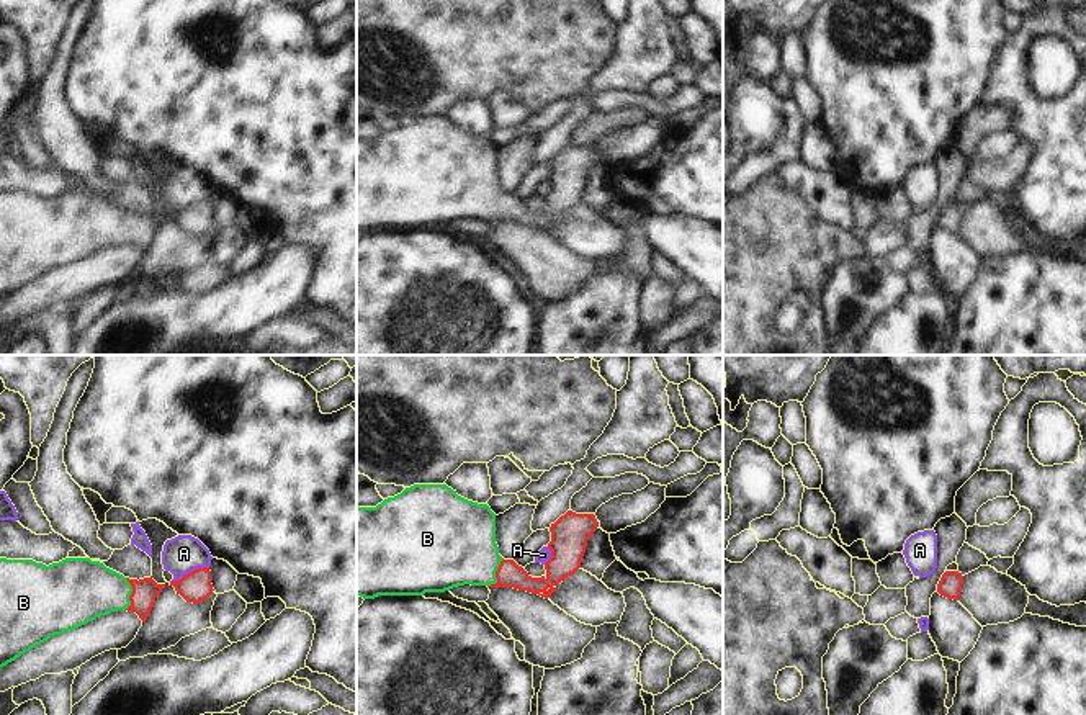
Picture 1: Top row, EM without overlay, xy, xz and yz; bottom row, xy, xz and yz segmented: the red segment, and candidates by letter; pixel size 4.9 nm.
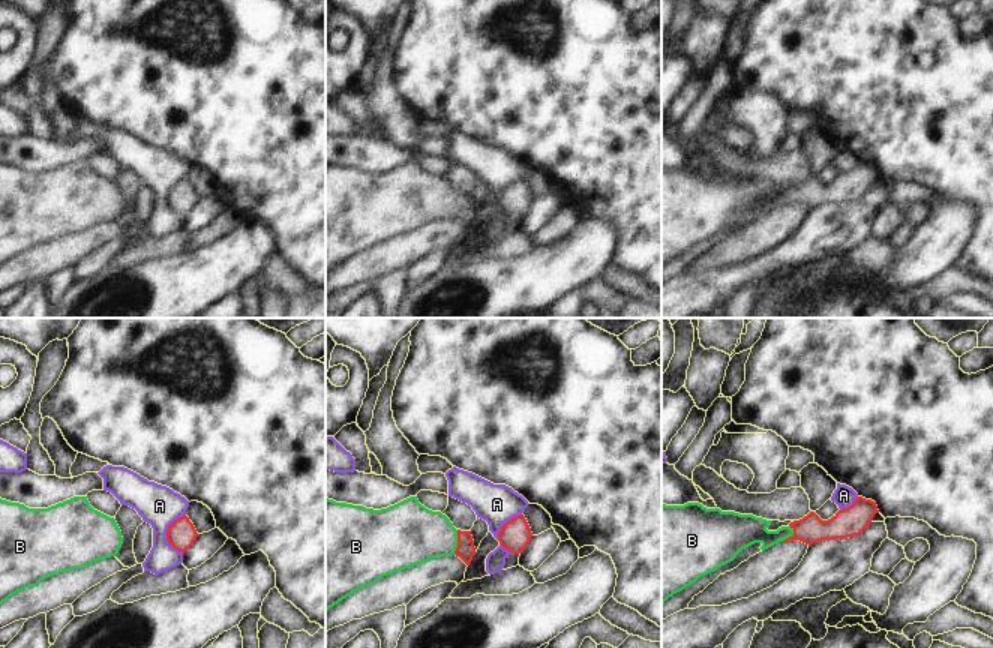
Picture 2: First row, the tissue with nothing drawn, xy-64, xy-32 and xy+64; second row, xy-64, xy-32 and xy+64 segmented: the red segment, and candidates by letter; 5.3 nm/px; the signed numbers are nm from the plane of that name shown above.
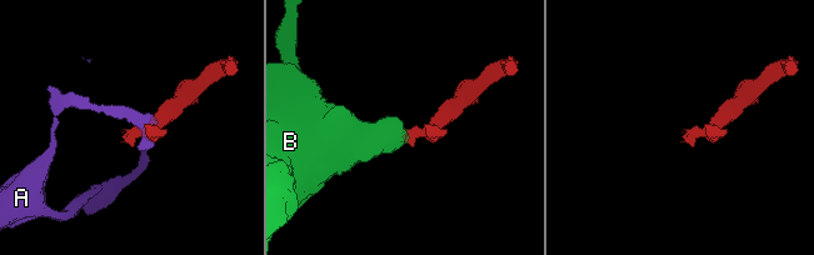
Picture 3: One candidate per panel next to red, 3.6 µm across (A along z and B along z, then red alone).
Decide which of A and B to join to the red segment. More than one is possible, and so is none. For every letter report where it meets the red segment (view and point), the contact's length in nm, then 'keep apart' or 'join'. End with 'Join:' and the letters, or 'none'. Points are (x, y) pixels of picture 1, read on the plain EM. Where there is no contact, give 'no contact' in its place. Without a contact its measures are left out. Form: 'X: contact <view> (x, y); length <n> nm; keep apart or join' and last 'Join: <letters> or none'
A: contact xy (190, 205); length 200 nm; keep apart
B: contact xy (131, 228); length 160 nm; join
Join: B

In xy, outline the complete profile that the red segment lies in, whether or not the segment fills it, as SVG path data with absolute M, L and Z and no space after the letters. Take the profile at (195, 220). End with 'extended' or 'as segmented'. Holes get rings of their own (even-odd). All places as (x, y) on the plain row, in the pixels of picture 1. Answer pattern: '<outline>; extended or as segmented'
M198 201L185 208L178 214L170 214L170 219L175 221L186 236L200 237L213 227L211 205L208 201Z; as segmented

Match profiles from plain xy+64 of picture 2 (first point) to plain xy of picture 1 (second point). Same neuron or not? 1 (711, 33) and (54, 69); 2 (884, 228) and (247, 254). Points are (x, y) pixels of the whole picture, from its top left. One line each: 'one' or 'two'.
1: two
2: two

